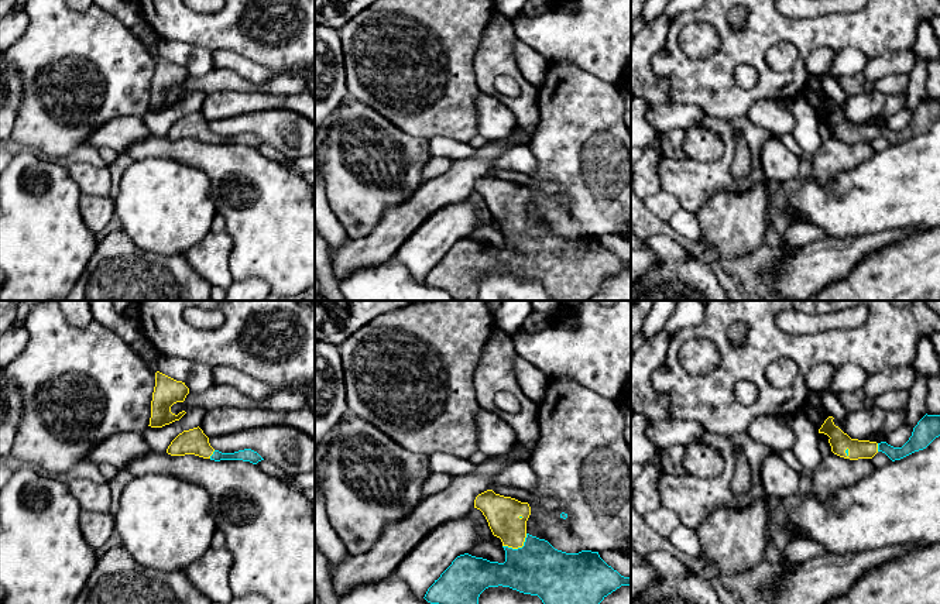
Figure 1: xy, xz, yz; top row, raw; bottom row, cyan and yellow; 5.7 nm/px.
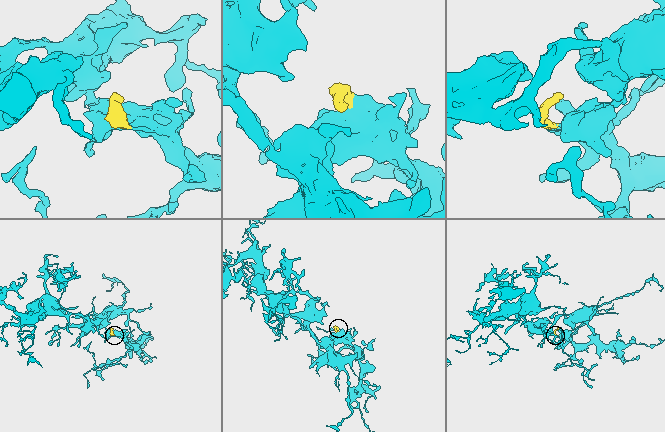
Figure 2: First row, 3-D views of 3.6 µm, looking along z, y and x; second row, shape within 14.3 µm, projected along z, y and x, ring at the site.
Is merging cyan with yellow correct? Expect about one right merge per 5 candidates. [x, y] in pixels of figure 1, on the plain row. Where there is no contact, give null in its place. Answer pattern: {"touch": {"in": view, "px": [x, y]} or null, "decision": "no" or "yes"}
{"touch": {"in": "xz", "px": [518, 232]}, "decision": "yes"}

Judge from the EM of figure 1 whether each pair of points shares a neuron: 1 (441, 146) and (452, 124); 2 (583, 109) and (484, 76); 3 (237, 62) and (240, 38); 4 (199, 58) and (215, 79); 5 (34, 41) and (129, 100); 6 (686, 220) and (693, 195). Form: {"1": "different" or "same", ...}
{"1": "different", "2": "different", "3": "different", "4": "different", "5": "same", "6": "different"}

